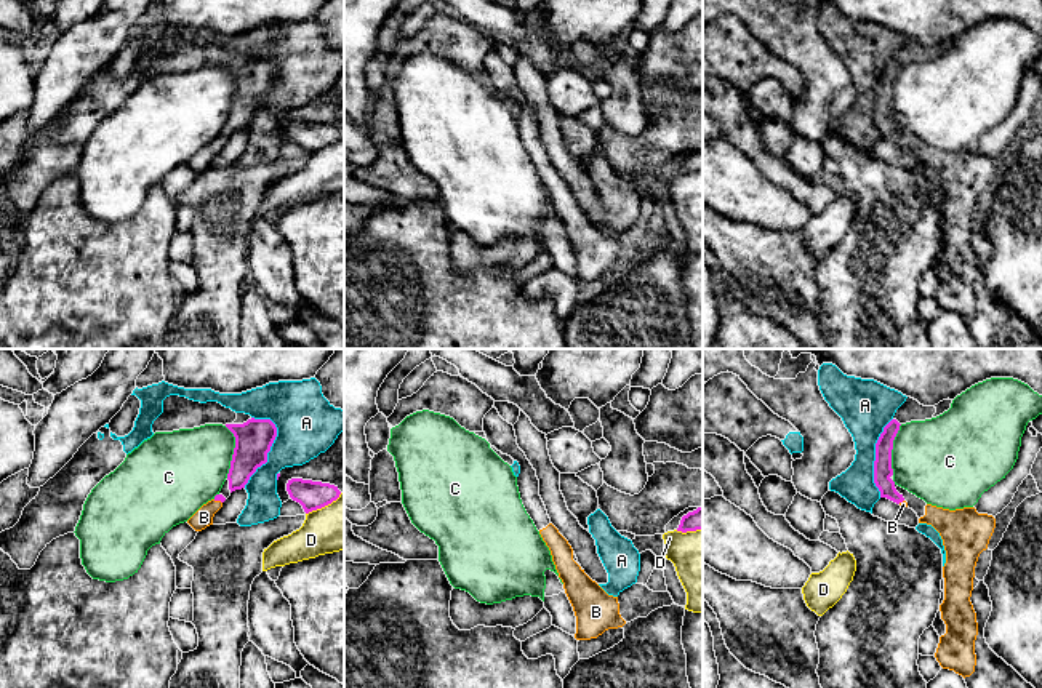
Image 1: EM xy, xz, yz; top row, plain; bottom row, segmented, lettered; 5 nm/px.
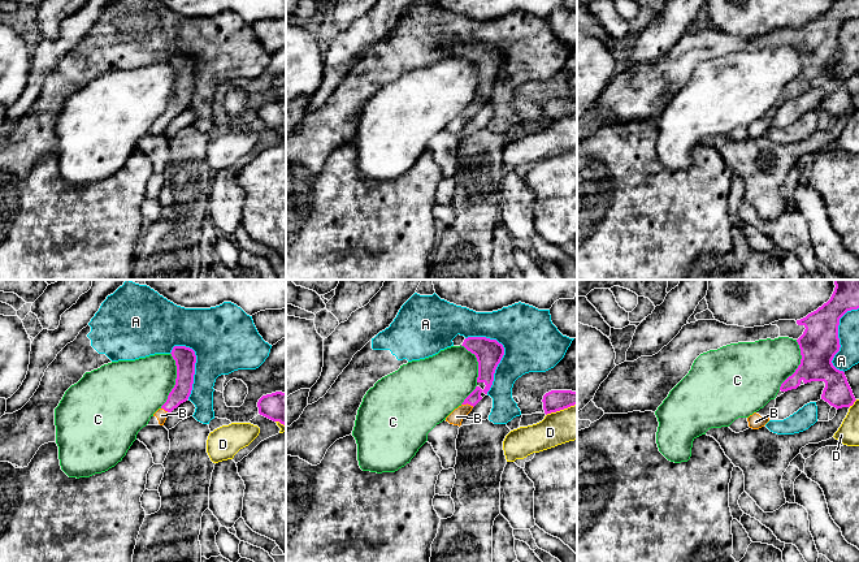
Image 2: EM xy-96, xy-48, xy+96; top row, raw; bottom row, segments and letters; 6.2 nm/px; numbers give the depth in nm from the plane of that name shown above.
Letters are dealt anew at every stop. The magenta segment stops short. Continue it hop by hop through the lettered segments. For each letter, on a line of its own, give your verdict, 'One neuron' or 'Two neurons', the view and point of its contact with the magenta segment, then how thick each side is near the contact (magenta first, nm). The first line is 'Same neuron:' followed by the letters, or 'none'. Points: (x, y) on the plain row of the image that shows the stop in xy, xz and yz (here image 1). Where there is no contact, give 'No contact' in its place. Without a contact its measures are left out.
Same neuron: B
A: Two neurons. Touches magenta at xy (268, 93). Thickness 190 nm (magenta) against 300 nm
B: One neuron. Touches magenta at xy (218, 141). Thickness 40 nm (magenta) against 100 nm
C: Two neurons. Touches magenta at xy (234, 93). Thickness 190 nm (magenta) against 400 nm
D: Two neurons. Touches magenta at xy (324, 148). Thickness 140 nm (magenta) against 260 nm

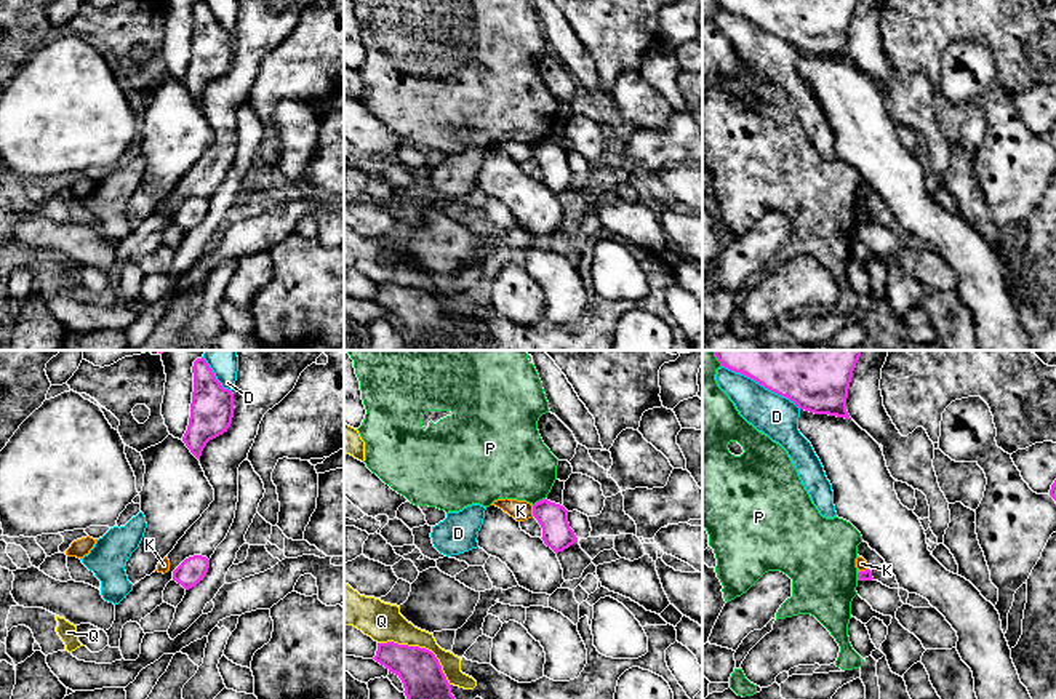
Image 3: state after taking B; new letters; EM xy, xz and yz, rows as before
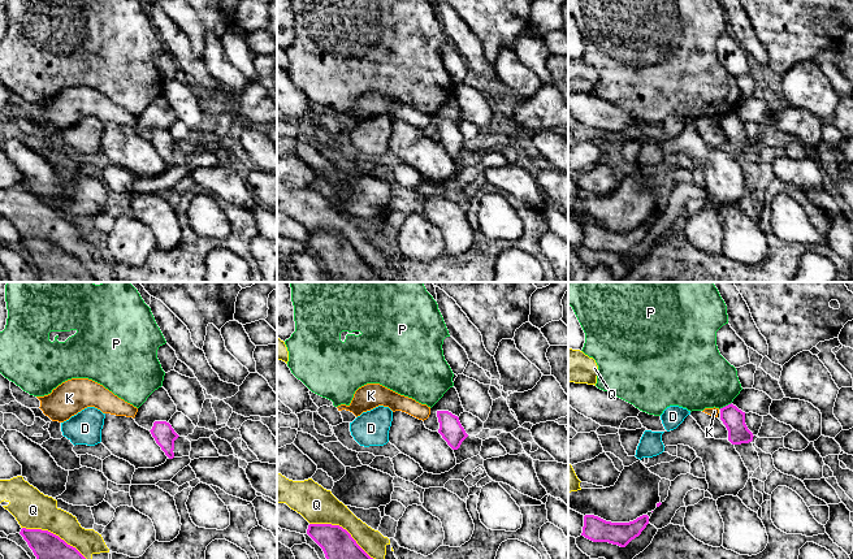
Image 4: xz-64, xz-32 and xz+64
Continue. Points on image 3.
Same neuron: none
D: Two neurons. Touches magenta at yz (762, 26). Thickness 260 nm (magenta) against 220 nm
K: Two neurons. Touches magenta at xz (533, 152). Thickness 150 nm (magenta) against 100 nm
P: Two neurons. Touches magenta at xz (540, 143). Thickness 150 nm (magenta) against 380 nm
Q: Two neurons. Touches magenta at xz (421, 290). Thickness 220 nm (magenta) against 190 nm

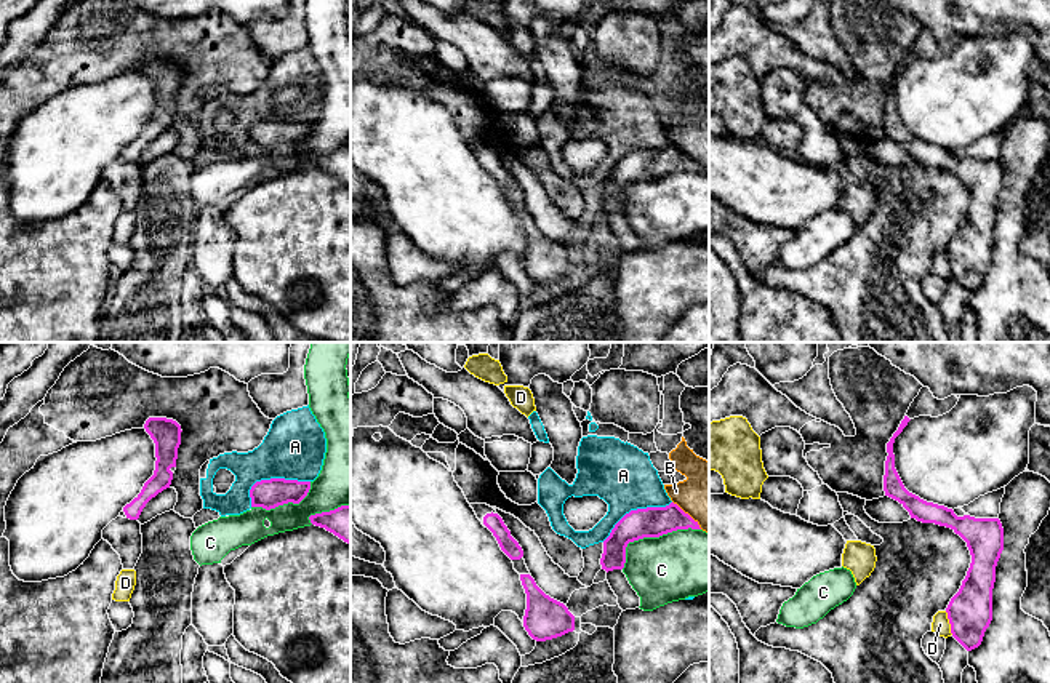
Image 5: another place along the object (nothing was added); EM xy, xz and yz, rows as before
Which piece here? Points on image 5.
Same neuron: none
A: Two neurons. Touches magenta at xy (271, 120). Thickness 140 nm (magenta) against 320 nm
B: Two neurons. Touches magenta at xz (687, 155). Thickness 160 nm (magenta) against 280 nm
C: Two neurons. Touches magenta at xz (652, 178). Thickness 160 nm (magenta) against 340 nm
D: Two neurons. Touches magenta at yz (949, 264). Thickness 220 nm (magenta) against 90 nm

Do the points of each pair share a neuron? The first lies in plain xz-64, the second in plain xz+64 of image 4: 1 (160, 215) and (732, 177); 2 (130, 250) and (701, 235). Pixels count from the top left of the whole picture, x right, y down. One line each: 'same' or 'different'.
1: different
2: same

